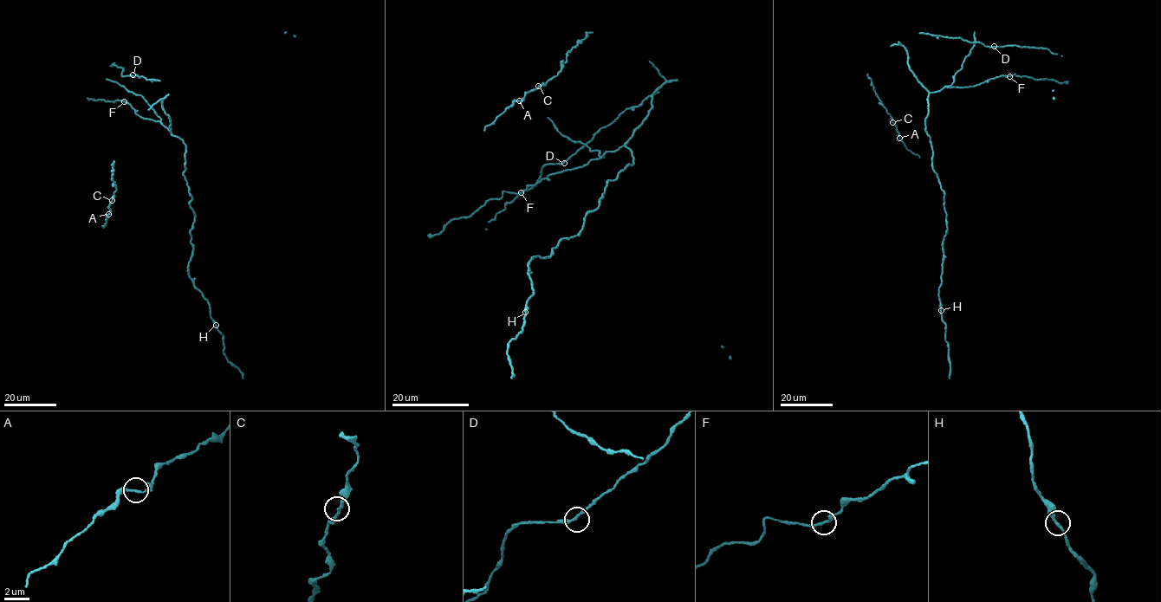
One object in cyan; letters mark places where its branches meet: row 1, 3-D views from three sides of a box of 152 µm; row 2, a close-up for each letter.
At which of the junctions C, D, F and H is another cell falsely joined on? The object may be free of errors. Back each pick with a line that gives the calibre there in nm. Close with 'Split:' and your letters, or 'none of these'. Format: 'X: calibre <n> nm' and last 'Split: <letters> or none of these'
Split: none of these

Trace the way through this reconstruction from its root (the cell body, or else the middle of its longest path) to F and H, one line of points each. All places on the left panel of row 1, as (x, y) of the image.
F: (184, 154), (185, 144), (182, 140), (173, 135), (160, 122), (139, 116), (124, 101)
H: (184, 154), (183, 176), (195, 214), (190, 231), (193, 252), (189, 277), (207, 300), (216, 325)

